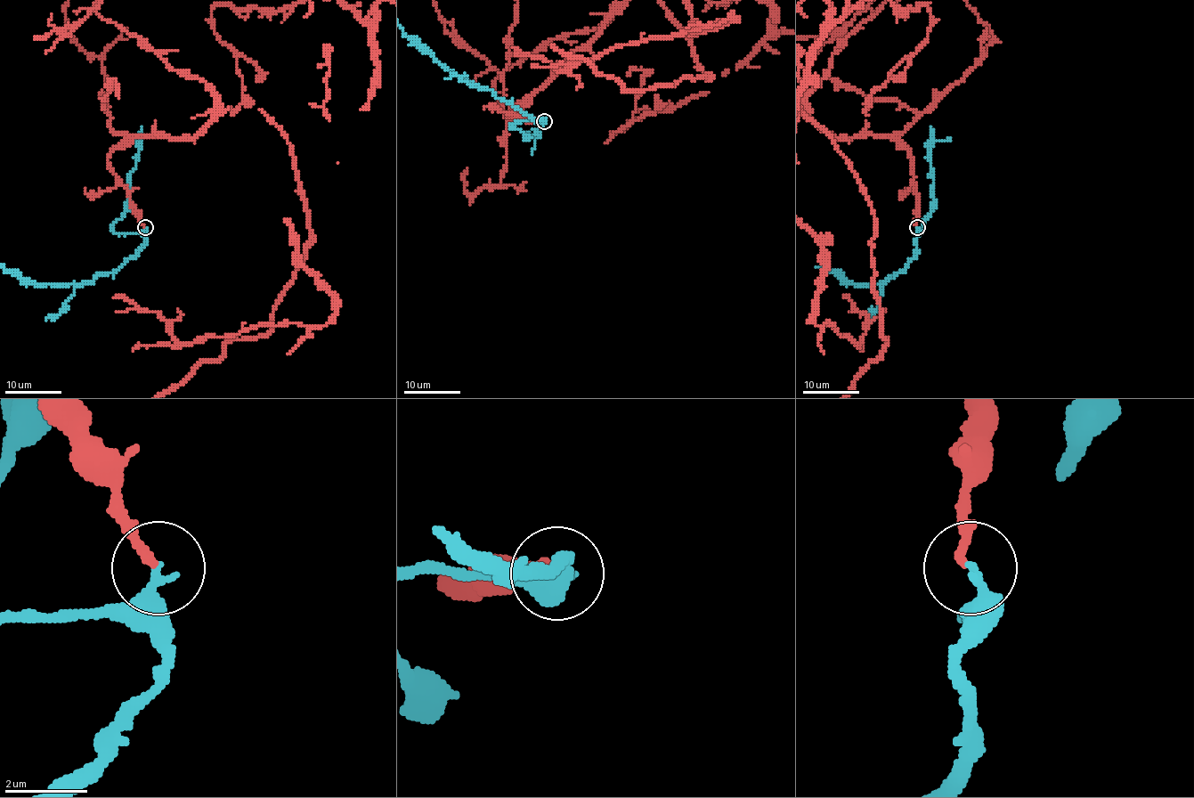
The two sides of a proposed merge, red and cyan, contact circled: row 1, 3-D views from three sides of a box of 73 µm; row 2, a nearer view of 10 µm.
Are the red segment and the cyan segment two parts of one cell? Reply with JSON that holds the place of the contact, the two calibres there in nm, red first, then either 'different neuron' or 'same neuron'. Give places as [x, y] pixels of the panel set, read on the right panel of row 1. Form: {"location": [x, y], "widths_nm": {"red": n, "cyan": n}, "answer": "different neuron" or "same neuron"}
{"location": [917, 227], "widths_nm": {"red": 200, "cyan": 300}, "answer": "same neuron"}

